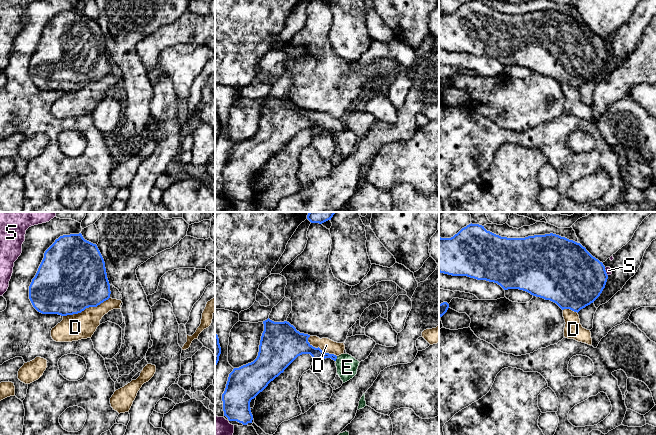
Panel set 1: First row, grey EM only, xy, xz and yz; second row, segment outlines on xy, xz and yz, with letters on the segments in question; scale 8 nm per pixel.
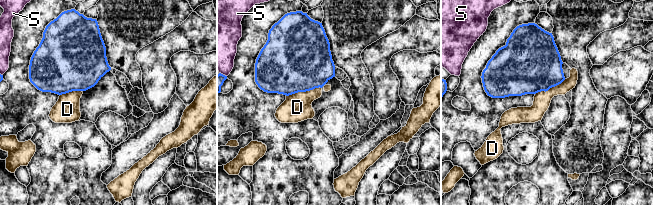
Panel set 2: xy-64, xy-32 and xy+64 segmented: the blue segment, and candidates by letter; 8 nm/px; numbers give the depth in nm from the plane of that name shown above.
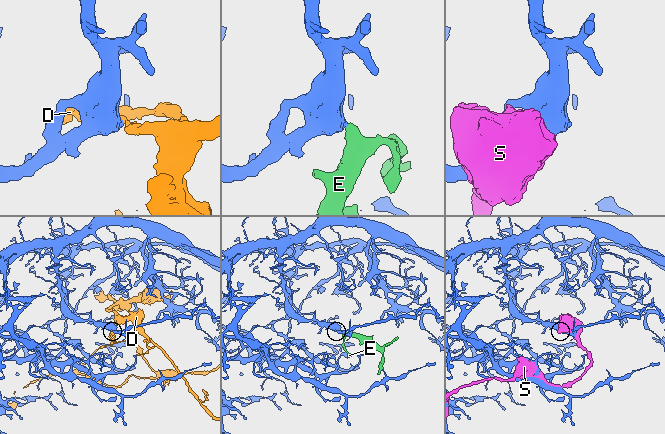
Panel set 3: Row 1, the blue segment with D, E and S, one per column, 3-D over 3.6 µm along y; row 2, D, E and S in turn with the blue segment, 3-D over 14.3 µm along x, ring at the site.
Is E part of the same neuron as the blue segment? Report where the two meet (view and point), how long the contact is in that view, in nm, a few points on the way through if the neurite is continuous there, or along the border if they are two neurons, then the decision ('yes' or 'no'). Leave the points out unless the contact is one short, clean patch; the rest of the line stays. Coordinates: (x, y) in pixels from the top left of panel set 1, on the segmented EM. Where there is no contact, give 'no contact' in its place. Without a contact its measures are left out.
xz (336, 358) | 40 nm | across xz (316, 353), (336, 358), (347, 366) | yes

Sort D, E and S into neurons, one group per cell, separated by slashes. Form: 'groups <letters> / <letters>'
groups D / E / S

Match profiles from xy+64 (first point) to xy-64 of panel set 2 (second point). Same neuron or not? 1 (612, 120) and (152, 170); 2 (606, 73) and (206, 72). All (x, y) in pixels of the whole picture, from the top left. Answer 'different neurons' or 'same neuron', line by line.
1: same neuron
2: same neuron

